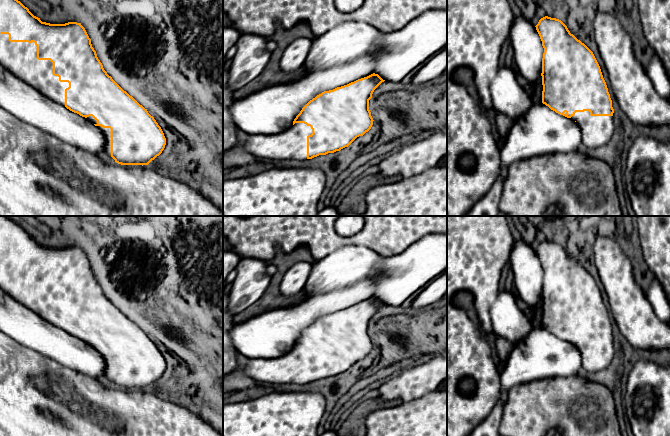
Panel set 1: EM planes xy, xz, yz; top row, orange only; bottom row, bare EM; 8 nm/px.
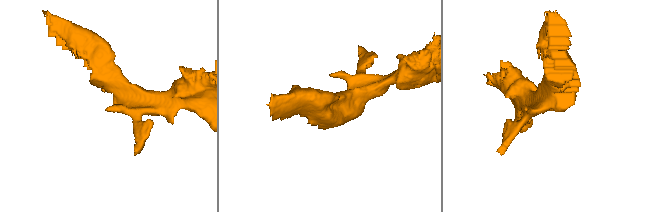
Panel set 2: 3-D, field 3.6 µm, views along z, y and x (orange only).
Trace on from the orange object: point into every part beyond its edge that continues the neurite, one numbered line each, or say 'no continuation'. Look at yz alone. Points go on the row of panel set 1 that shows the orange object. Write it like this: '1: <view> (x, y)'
1: yz (596, 131)

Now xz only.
1: xz (291, 143)

